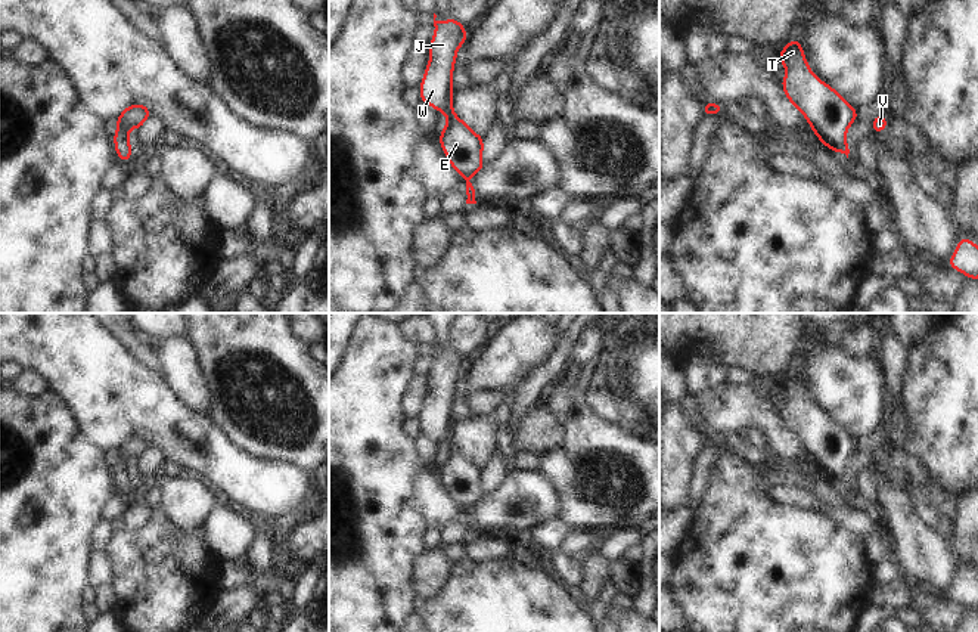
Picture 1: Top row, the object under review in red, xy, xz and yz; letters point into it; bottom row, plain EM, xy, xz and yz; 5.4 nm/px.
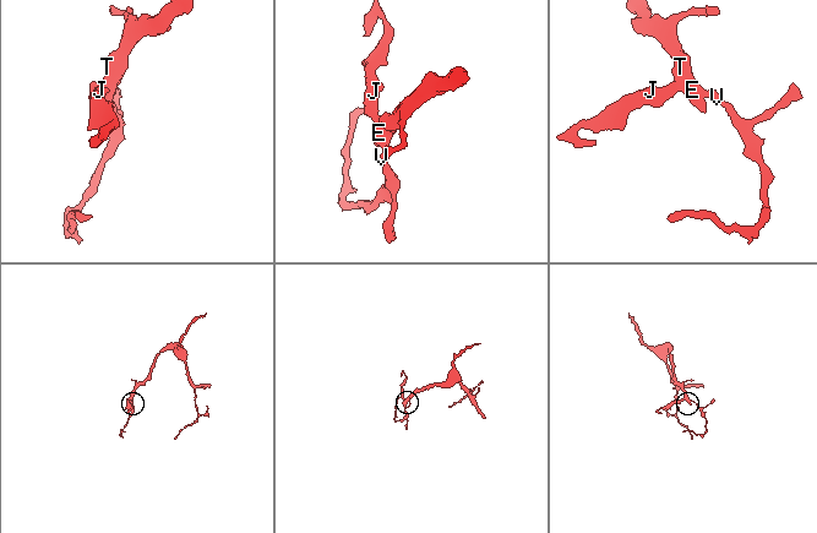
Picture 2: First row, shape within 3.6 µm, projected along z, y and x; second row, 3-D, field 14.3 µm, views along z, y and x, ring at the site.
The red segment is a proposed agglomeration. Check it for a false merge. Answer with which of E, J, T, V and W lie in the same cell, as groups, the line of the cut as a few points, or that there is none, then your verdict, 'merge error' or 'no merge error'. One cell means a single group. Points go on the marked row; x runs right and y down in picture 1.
E J T V W; no cut; no merge error

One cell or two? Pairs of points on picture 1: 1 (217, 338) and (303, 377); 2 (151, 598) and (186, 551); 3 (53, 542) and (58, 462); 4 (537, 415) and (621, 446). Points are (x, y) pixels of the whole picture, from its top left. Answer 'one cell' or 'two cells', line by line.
1: one cell
2: one cell
3: one cell
4: two cells

